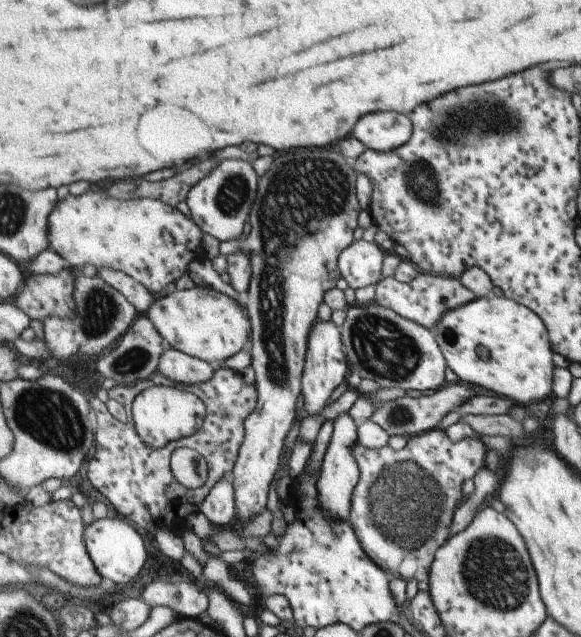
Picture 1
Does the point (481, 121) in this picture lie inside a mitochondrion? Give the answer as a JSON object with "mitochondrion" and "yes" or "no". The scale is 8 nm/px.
{"mitochondrion":"yes"}

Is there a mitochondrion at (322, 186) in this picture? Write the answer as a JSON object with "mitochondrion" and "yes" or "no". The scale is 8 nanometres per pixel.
{"mitochondrion":"yes"}

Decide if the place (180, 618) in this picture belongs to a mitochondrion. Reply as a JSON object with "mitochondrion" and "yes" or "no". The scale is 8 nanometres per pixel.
{"mitochondrion":"no"}

